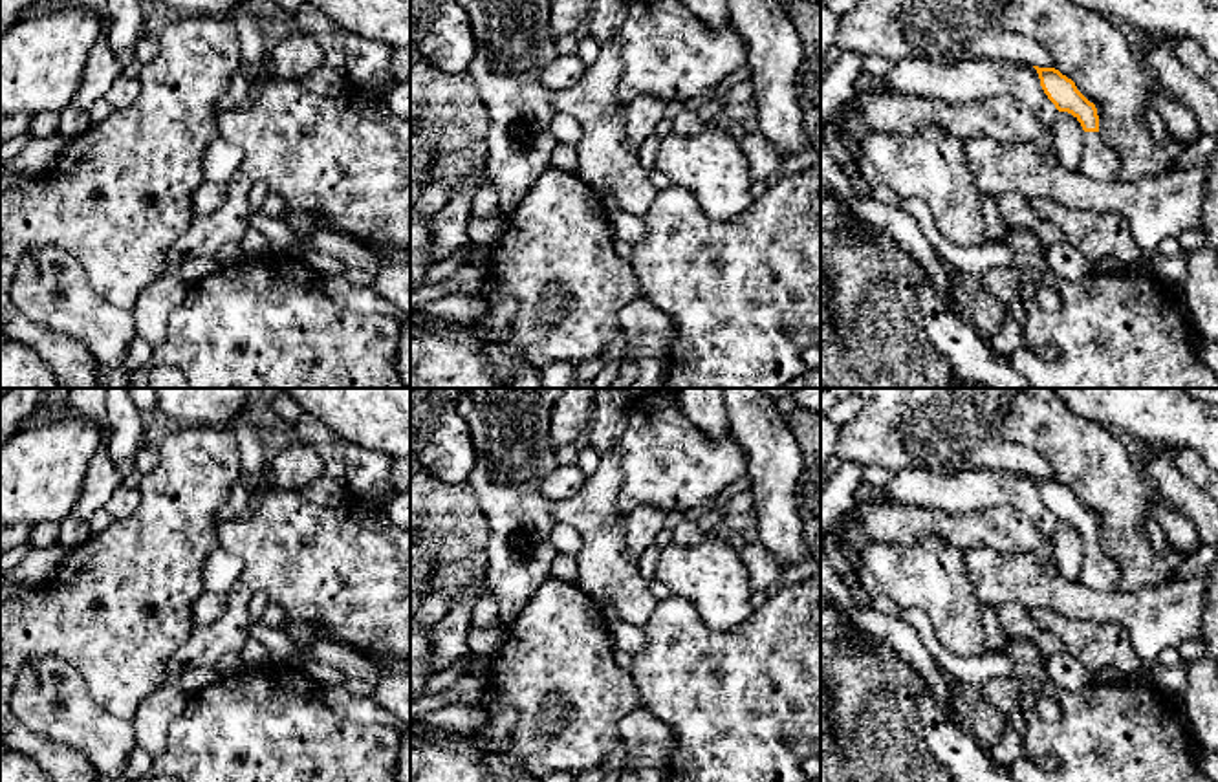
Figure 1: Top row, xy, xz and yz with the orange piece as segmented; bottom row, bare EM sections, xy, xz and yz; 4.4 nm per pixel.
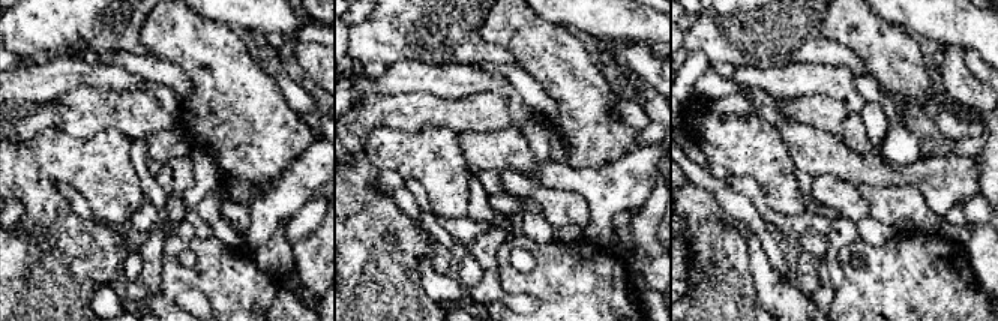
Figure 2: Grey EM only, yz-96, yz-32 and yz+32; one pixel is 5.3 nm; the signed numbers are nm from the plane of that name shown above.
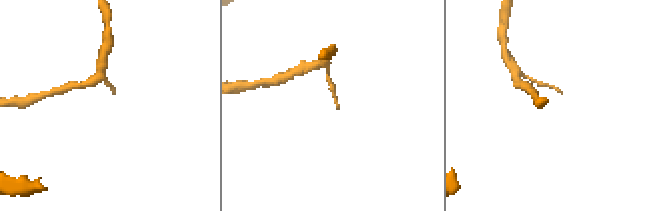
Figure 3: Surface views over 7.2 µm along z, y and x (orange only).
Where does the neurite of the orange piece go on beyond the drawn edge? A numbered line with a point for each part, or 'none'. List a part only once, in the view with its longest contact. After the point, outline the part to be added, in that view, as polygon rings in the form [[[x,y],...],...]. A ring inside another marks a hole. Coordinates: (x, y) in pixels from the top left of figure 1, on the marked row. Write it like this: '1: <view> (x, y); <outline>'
1: yz (1099, 162); [[[1084,132],[1079,172],[1095,181],[1115,181],[1119,170],[1117,152],[1099,132]]]

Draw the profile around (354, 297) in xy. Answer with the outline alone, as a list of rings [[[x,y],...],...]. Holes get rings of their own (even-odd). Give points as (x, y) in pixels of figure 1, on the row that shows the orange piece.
[[[344,275],[324,278],[324,291],[333,302],[346,310],[403,319],[403,315],[372,288],[357,286]]]

